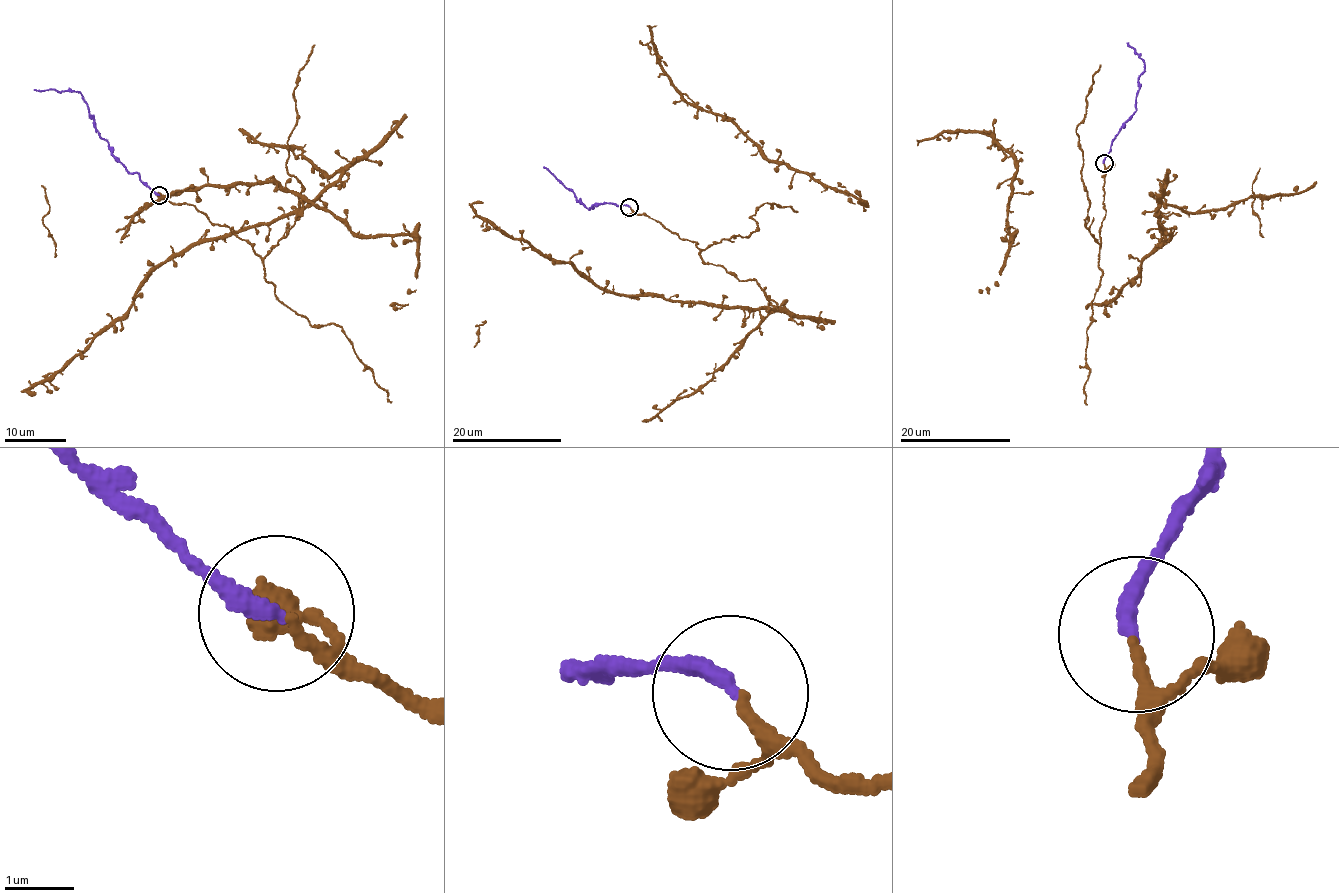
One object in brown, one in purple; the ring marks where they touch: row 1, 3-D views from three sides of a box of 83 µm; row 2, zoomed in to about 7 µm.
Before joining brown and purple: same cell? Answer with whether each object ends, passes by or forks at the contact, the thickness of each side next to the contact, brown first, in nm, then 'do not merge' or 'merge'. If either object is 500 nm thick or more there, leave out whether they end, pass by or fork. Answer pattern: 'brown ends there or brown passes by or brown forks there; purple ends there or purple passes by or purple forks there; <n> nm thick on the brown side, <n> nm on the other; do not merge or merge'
brown passes by; purple ends there; 110 nm thick on the brown side, 240 nm on the other; merge

